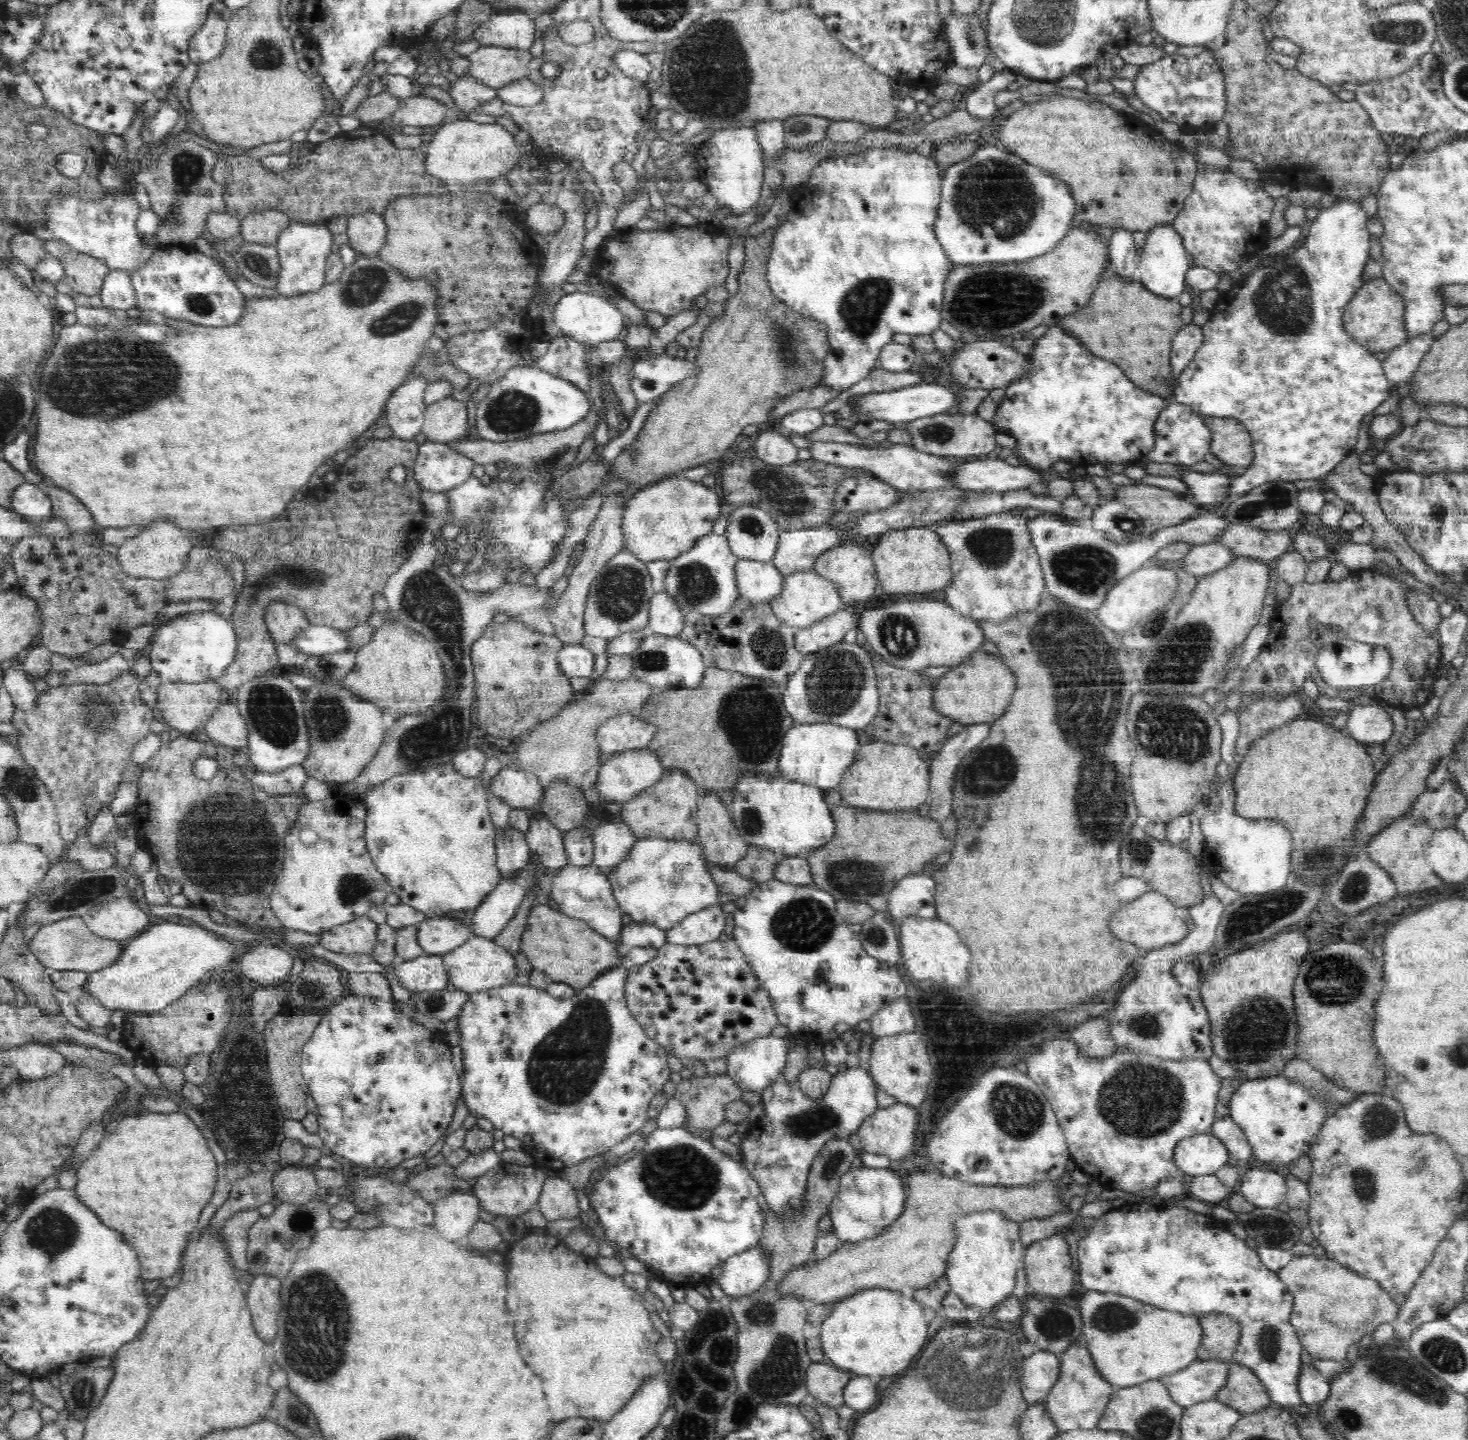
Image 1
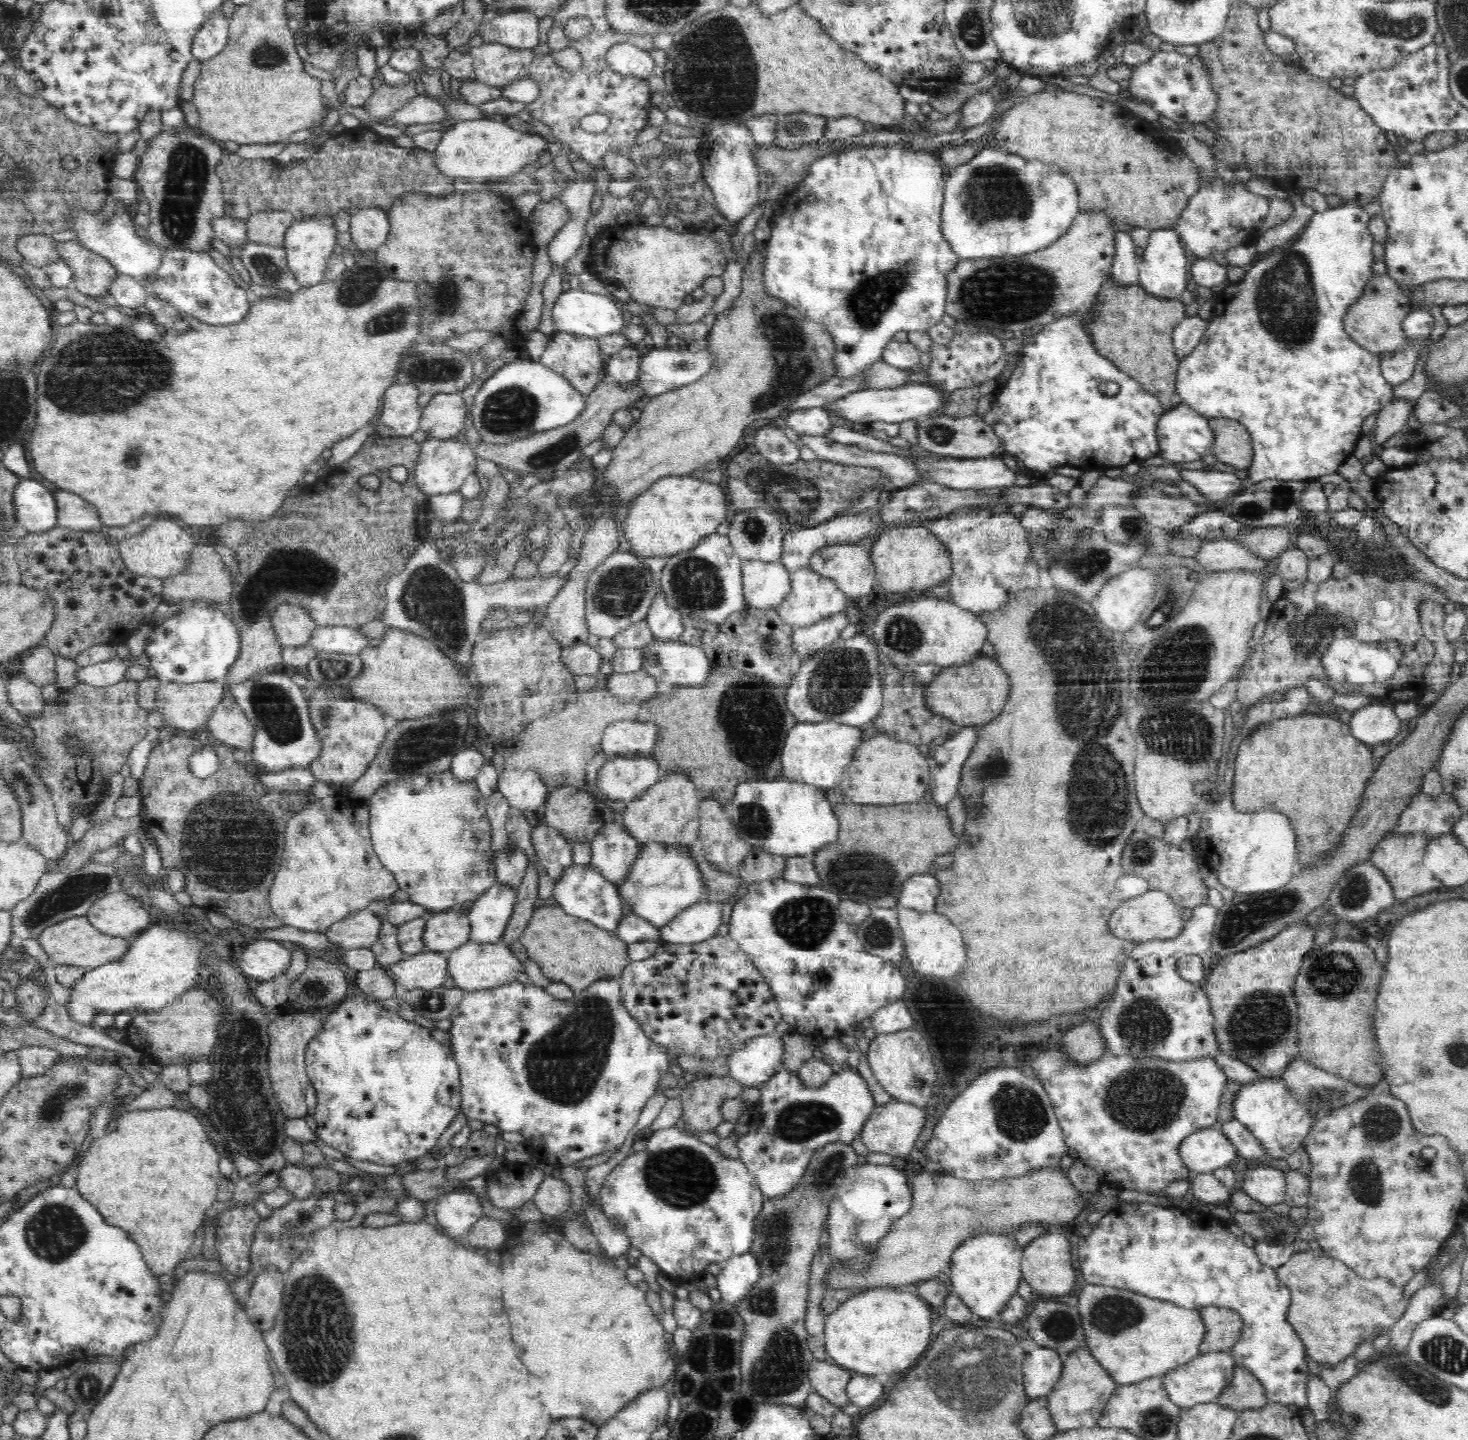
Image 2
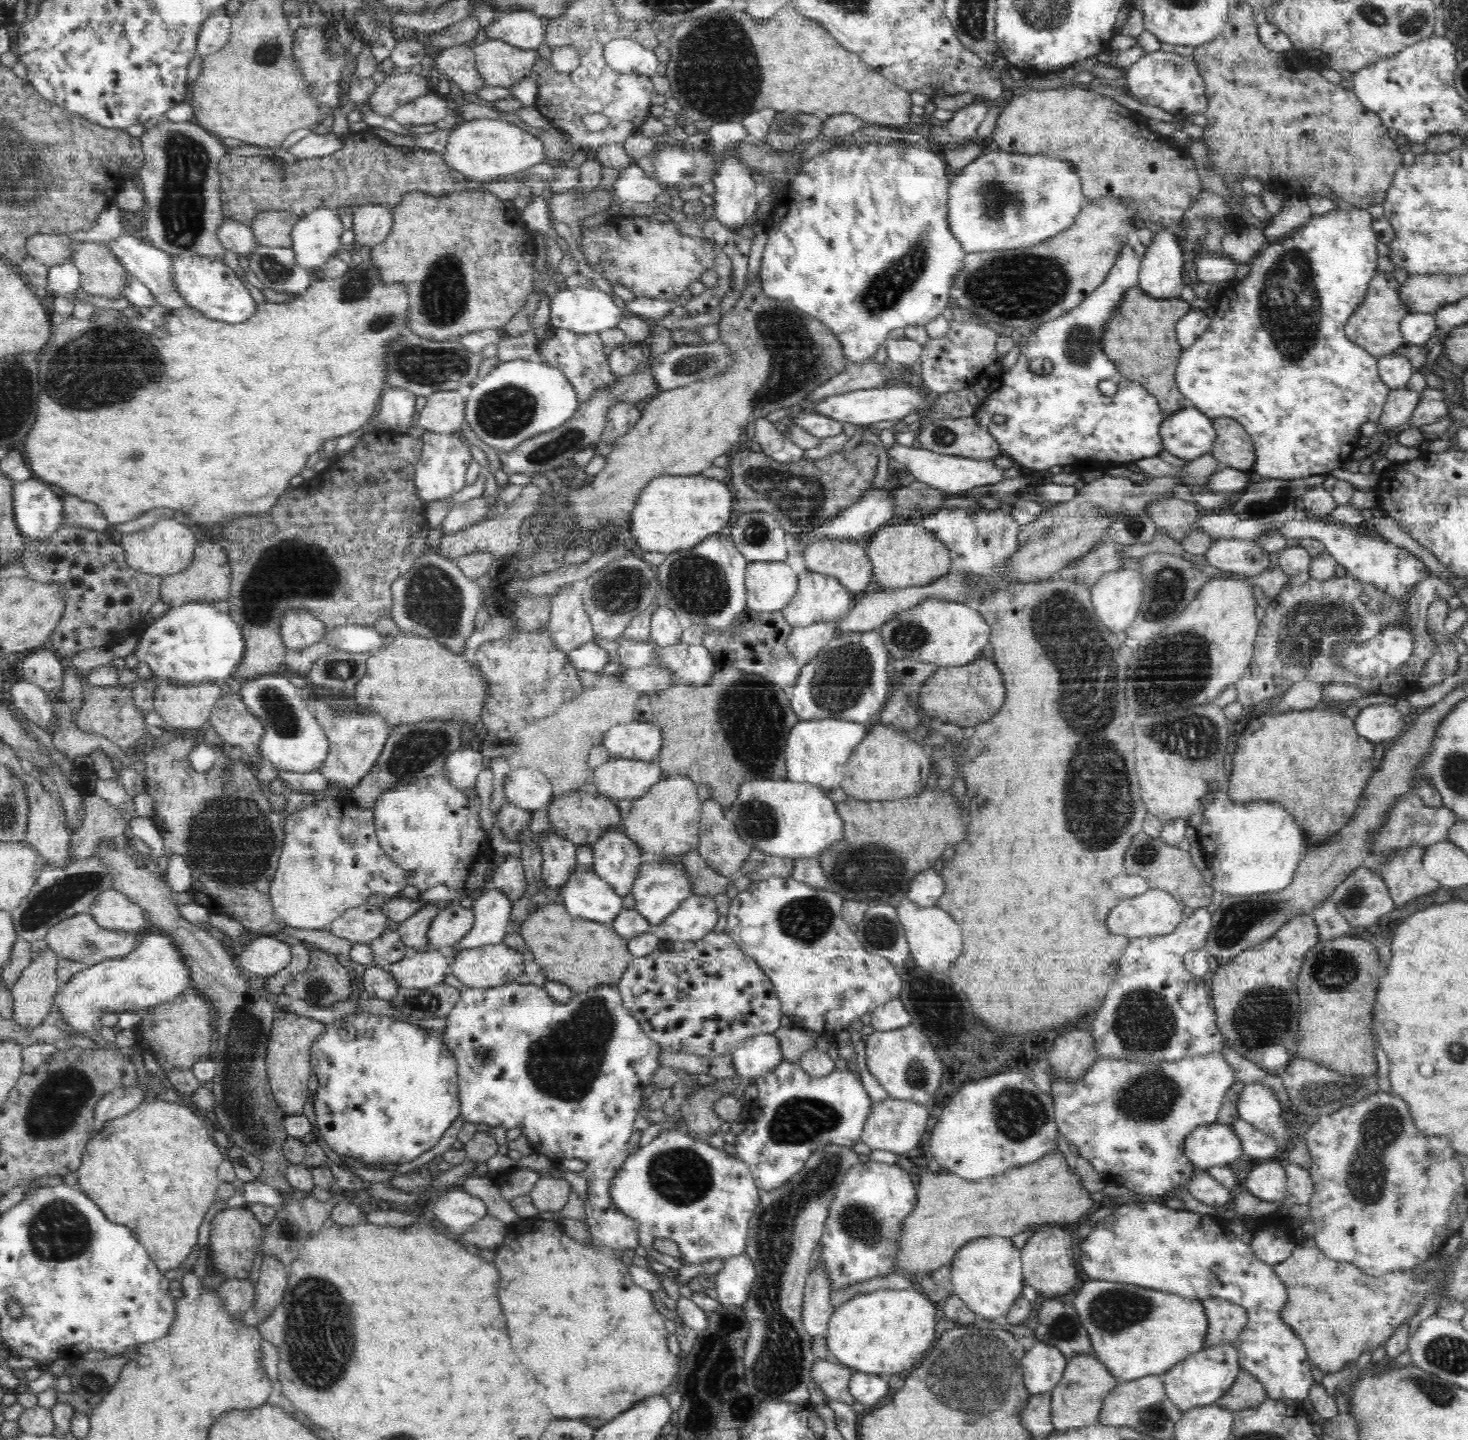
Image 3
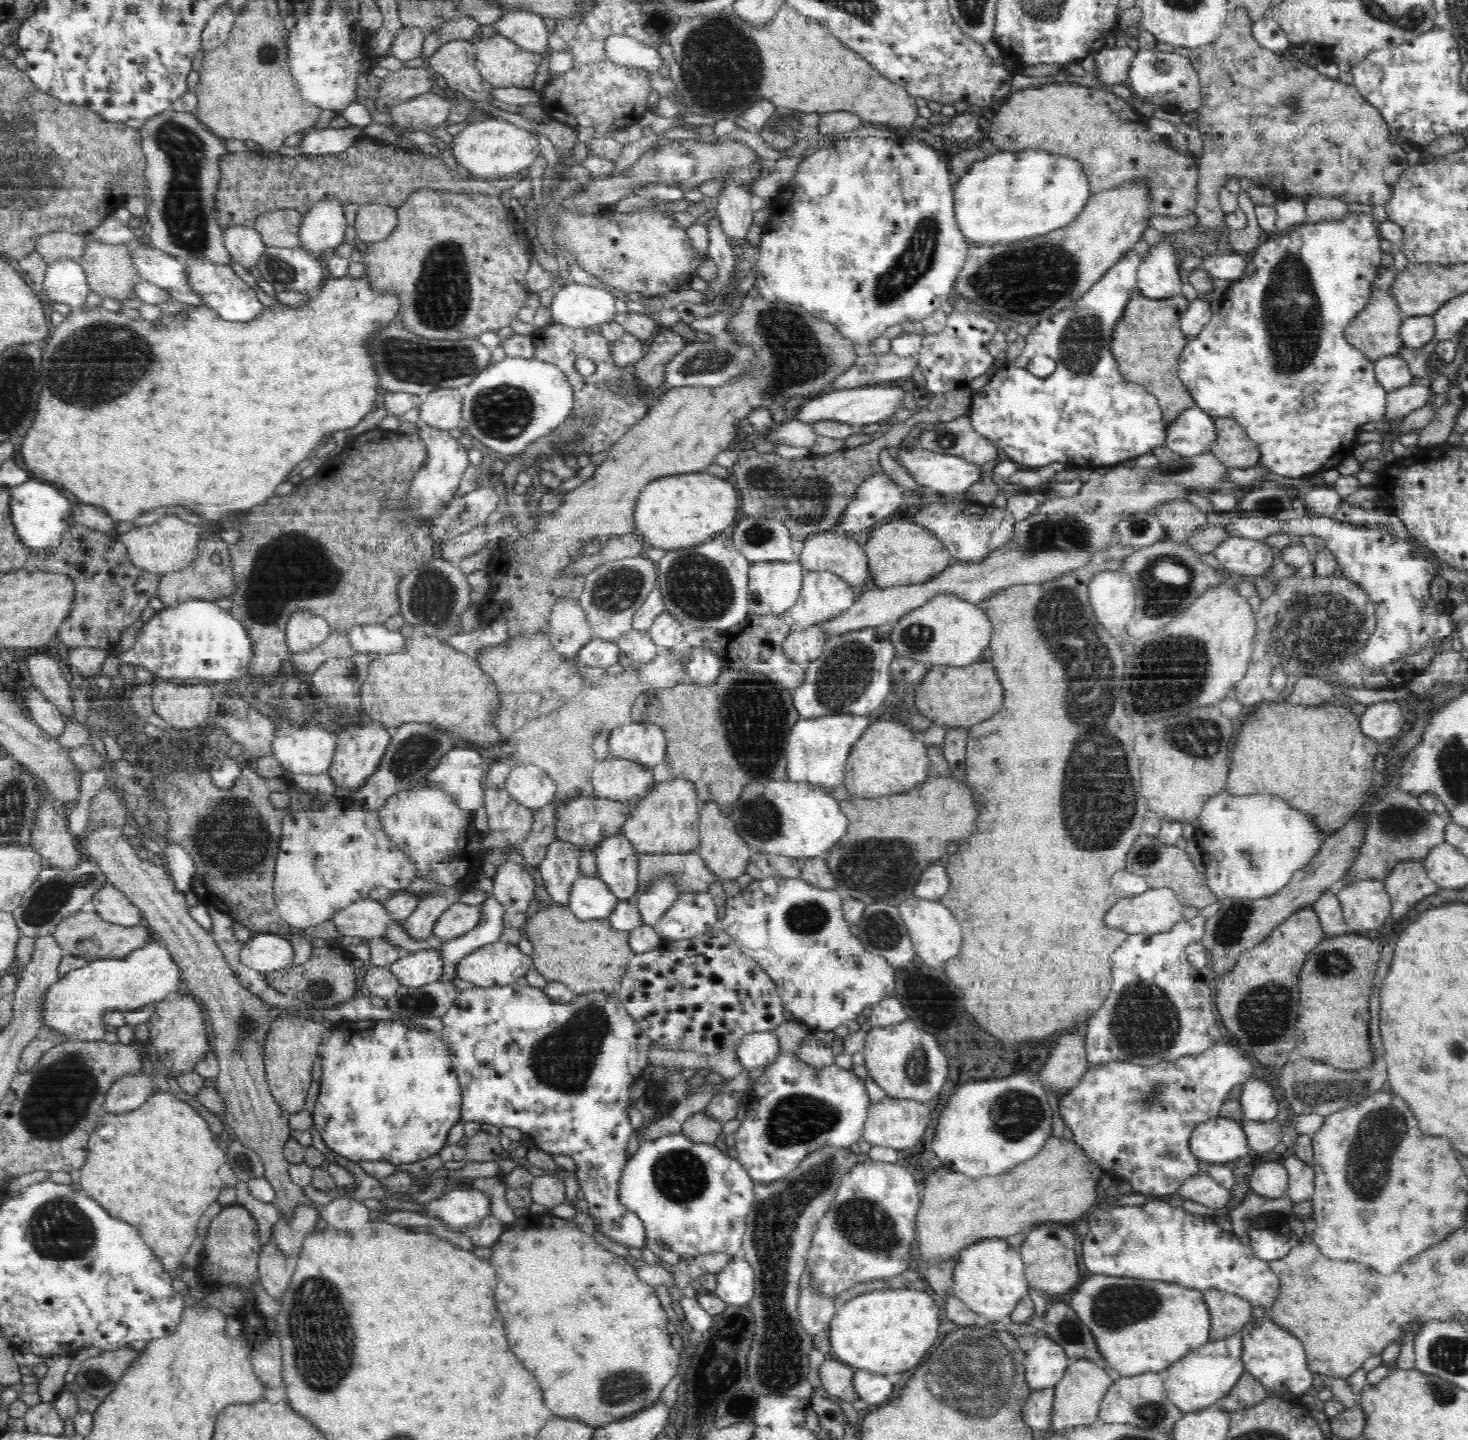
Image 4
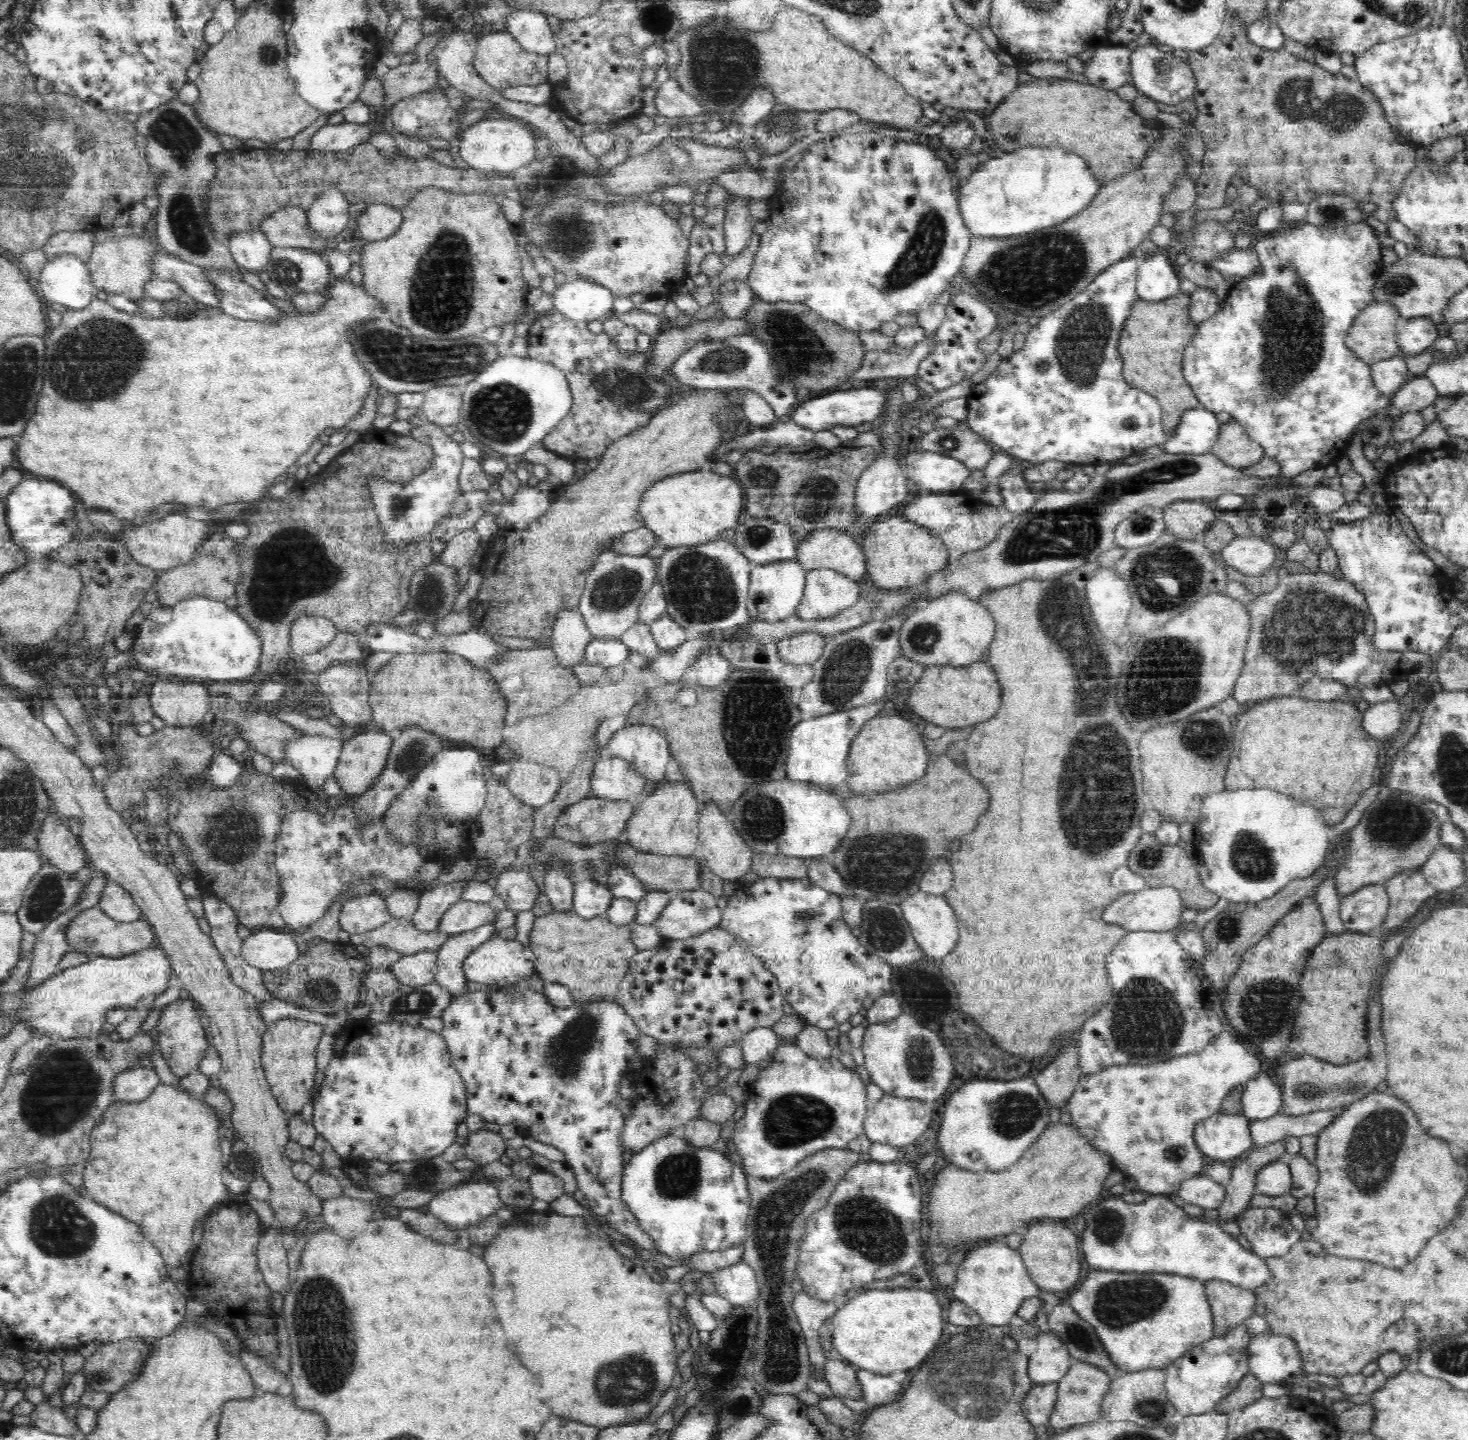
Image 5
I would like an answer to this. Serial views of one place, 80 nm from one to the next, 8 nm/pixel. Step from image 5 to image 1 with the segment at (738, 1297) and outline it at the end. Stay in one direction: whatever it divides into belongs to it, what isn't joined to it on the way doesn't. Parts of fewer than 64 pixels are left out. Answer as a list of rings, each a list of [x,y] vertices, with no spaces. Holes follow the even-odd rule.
[[[760,1245],[731,1256],[723,1264],[723,1273],[715,1280],[727,1297],[752,1294],[766,1284],[770,1273],[770,1253]]]

